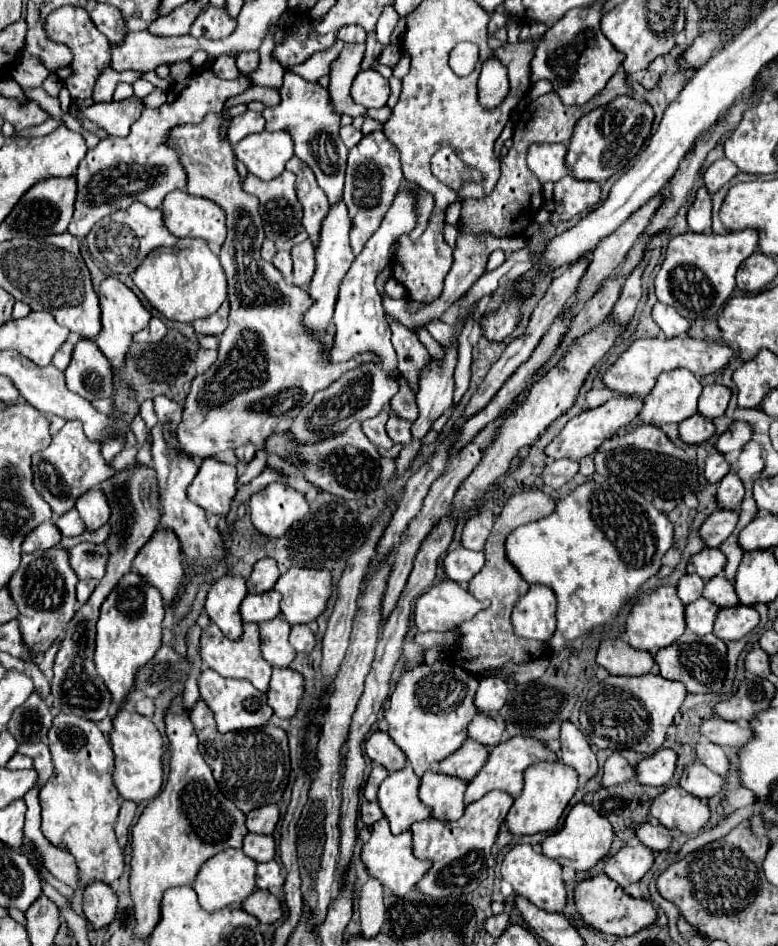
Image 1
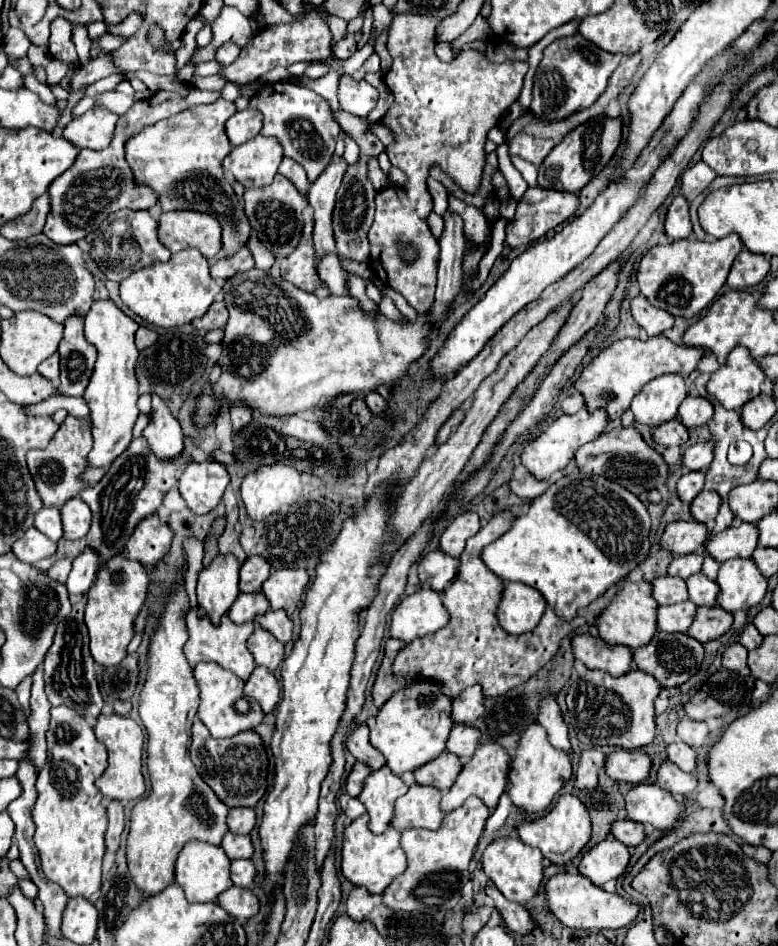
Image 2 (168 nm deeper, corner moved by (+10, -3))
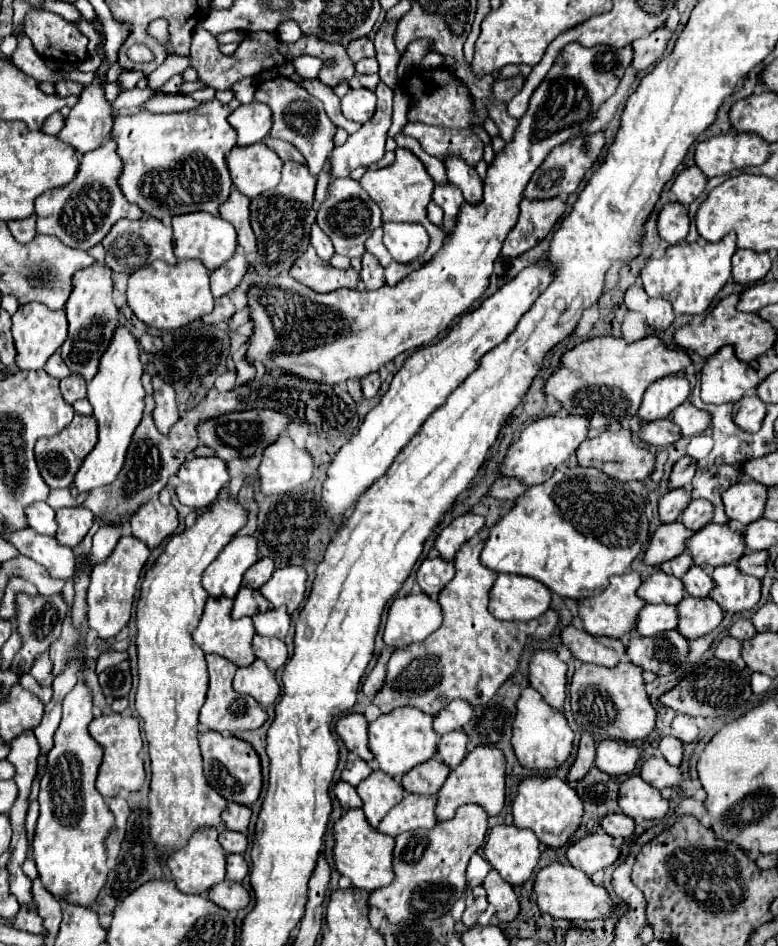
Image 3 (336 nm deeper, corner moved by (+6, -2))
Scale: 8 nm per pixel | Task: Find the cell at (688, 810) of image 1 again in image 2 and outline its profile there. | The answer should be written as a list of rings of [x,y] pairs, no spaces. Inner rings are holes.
[[[638,784],[626,794],[626,810],[630,820],[652,824],[656,830],[666,832],[680,822],[684,802],[678,802],[656,784]]]

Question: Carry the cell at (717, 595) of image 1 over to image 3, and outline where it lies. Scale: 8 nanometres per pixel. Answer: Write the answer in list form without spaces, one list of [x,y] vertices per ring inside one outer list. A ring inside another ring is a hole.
[[[698,565],[688,569],[688,573],[684,573],[682,583],[684,583],[686,593],[692,595],[692,597],[708,597],[708,593],[714,587],[712,577],[706,573],[706,569],[702,569]]]

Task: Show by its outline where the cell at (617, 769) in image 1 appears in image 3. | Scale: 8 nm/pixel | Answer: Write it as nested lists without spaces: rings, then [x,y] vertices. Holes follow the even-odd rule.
[[[584,733],[580,737],[580,743],[578,743],[578,753],[576,753],[576,759],[568,771],[568,781],[578,781],[584,777],[584,773],[588,773],[590,767],[594,767],[594,755],[596,755],[596,743],[594,739]]]

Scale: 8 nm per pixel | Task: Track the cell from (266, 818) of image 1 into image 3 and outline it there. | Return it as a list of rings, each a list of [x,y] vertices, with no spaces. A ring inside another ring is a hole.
[[[228,803],[220,817],[222,817],[222,823],[224,823],[226,829],[246,831],[248,823],[250,823],[250,815],[252,815],[250,807],[244,807],[244,805],[238,805],[238,803]]]

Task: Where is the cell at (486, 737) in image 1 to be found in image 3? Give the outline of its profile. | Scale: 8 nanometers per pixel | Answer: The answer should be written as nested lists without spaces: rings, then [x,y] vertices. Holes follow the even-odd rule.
[[[452,731],[442,735],[440,743],[436,745],[436,753],[440,761],[444,761],[450,769],[454,769],[468,753],[468,735],[464,731]]]

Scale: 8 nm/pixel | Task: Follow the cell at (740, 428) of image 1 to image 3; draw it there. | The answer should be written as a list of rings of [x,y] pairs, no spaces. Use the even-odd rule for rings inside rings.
[[[682,457],[674,467],[672,467],[672,473],[670,473],[670,479],[668,479],[668,487],[670,489],[680,489],[680,487],[686,487],[690,485],[692,477],[694,477],[694,471],[696,471],[696,463],[690,459],[690,457]]]

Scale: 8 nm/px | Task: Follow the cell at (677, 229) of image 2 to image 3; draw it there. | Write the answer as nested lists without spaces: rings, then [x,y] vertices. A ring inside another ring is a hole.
[[[672,201],[662,207],[658,213],[658,233],[668,245],[676,245],[678,241],[684,241],[688,235],[688,211],[684,205]]]

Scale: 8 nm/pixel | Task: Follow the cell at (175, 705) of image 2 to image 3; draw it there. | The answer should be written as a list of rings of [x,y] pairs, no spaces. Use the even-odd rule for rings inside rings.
[[[222,489],[220,497],[218,497],[216,501],[212,501],[212,505],[210,505],[204,513],[200,513],[200,515],[196,517],[196,523],[194,523],[192,527],[188,527],[188,529],[184,529],[182,533],[176,533],[176,535],[170,537],[170,541],[168,541],[168,545],[164,547],[162,555],[160,555],[160,557],[156,559],[156,563],[146,571],[144,581],[142,581],[142,585],[140,585],[140,599],[138,599],[138,605],[136,605],[136,627],[138,627],[138,633],[136,633],[136,649],[138,649],[138,677],[140,677],[140,679],[138,679],[138,691],[136,691],[136,711],[138,711],[140,717],[144,719],[144,733],[146,733],[148,745],[150,745],[150,759],[152,759],[152,783],[150,783],[150,797],[148,797],[148,801],[150,801],[150,839],[156,843],[160,857],[166,857],[166,855],[170,855],[172,851],[180,849],[180,847],[188,841],[188,837],[194,833],[194,829],[198,829],[198,827],[212,825],[212,827],[220,827],[220,831],[222,831],[220,813],[224,811],[226,801],[224,801],[224,797],[220,797],[220,795],[206,783],[206,777],[204,777],[204,773],[202,773],[202,755],[200,755],[200,747],[198,747],[198,711],[200,711],[200,707],[202,707],[204,701],[206,701],[208,671],[206,671],[204,651],[194,643],[192,631],[196,629],[196,625],[198,625],[198,621],[200,621],[204,603],[206,603],[206,599],[208,599],[208,593],[206,593],[206,589],[202,587],[202,571],[214,561],[214,557],[218,557],[218,553],[232,541],[232,537],[248,523],[248,509],[246,509],[242,503],[238,503],[236,499],[230,499],[226,491],[228,491],[228,489]]]

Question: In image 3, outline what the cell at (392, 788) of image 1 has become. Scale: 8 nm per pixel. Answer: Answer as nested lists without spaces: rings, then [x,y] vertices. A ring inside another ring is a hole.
[[[372,771],[360,785],[356,787],[362,799],[362,811],[366,821],[376,827],[384,815],[402,799],[402,785],[382,771]]]

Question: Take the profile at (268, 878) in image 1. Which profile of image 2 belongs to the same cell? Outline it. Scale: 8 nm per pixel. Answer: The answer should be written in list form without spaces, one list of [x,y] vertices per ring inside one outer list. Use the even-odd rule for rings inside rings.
[[[232,860],[232,882],[240,888],[252,888],[256,880],[256,868],[252,860]]]

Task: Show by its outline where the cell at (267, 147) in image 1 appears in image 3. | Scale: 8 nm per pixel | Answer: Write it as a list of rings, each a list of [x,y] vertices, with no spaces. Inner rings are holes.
[[[262,141],[248,147],[234,147],[226,157],[226,163],[232,185],[250,199],[280,183],[282,159]]]

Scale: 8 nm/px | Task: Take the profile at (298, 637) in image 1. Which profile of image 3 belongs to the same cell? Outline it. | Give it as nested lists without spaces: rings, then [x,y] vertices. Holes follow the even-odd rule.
[[[276,607],[276,609],[270,609],[270,611],[258,613],[252,619],[254,619],[254,627],[256,627],[258,635],[284,639],[288,629],[290,629],[290,615],[286,613],[284,607]]]

